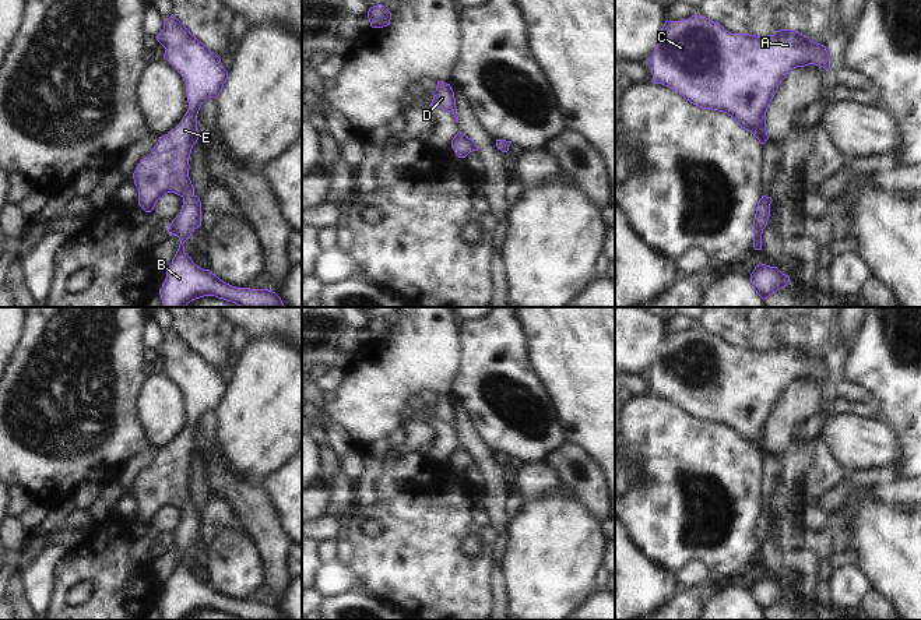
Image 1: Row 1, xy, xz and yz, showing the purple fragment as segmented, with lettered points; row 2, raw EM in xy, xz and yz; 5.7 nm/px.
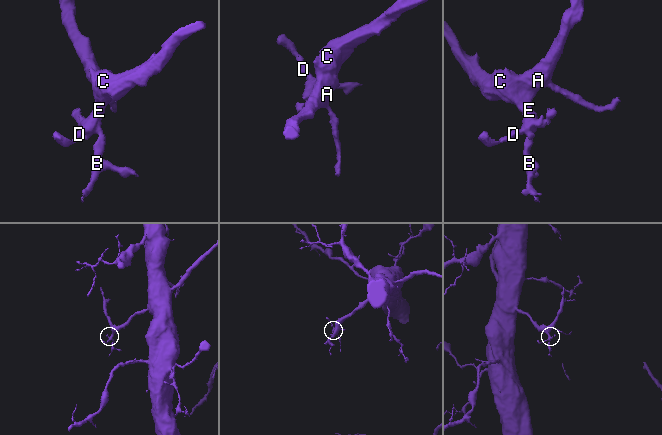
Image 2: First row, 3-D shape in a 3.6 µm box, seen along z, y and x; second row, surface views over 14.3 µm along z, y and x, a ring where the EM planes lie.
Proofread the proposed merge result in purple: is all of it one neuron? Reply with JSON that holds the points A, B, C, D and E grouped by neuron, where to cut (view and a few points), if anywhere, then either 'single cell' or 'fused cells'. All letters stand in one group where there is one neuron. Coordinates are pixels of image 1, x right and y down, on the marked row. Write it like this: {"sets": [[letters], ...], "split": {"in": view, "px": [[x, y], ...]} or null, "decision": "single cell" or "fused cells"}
{"sets": [["A", "B", "C", "D", "E"]], "split": null, "decision": "single cell"}

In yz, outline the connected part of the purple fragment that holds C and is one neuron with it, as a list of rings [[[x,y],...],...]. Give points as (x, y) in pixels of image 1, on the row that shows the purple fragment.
[[[692,15],[682,21],[665,21],[655,50],[646,64],[651,70],[653,82],[675,89],[702,109],[727,113],[764,144],[769,140],[766,112],[781,81],[794,68],[809,64],[827,71],[830,56],[826,46],[798,31],[780,29],[769,36],[731,34],[704,15]]]

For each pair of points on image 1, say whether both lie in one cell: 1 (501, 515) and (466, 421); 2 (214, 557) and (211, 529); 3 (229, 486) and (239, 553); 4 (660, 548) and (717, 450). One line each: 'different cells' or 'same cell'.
1: same cell
2: different cells
3: different cells
4: same cell

